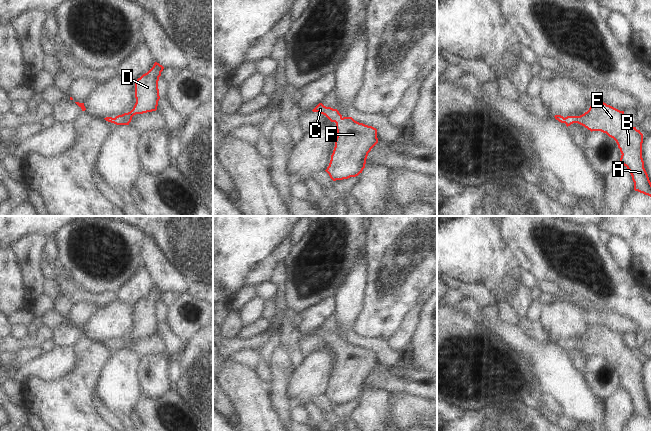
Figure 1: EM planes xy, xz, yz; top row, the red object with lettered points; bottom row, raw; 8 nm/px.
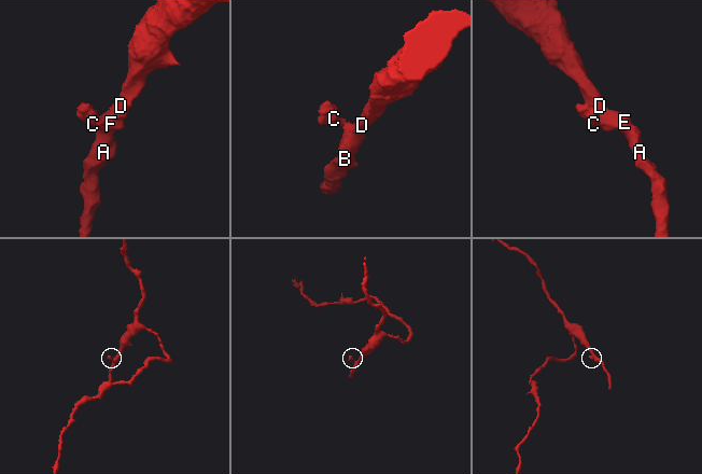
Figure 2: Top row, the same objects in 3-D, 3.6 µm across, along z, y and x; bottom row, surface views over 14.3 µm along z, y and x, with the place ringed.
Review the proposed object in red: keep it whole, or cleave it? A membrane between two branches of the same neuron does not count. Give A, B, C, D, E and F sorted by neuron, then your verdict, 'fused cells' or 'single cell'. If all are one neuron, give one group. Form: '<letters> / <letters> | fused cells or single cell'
A B C D E F | single cell

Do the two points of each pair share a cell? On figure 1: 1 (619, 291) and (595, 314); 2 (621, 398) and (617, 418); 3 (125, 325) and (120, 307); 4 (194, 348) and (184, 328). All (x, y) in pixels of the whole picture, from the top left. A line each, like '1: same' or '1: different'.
1: different
2: same
3: same
4: different

